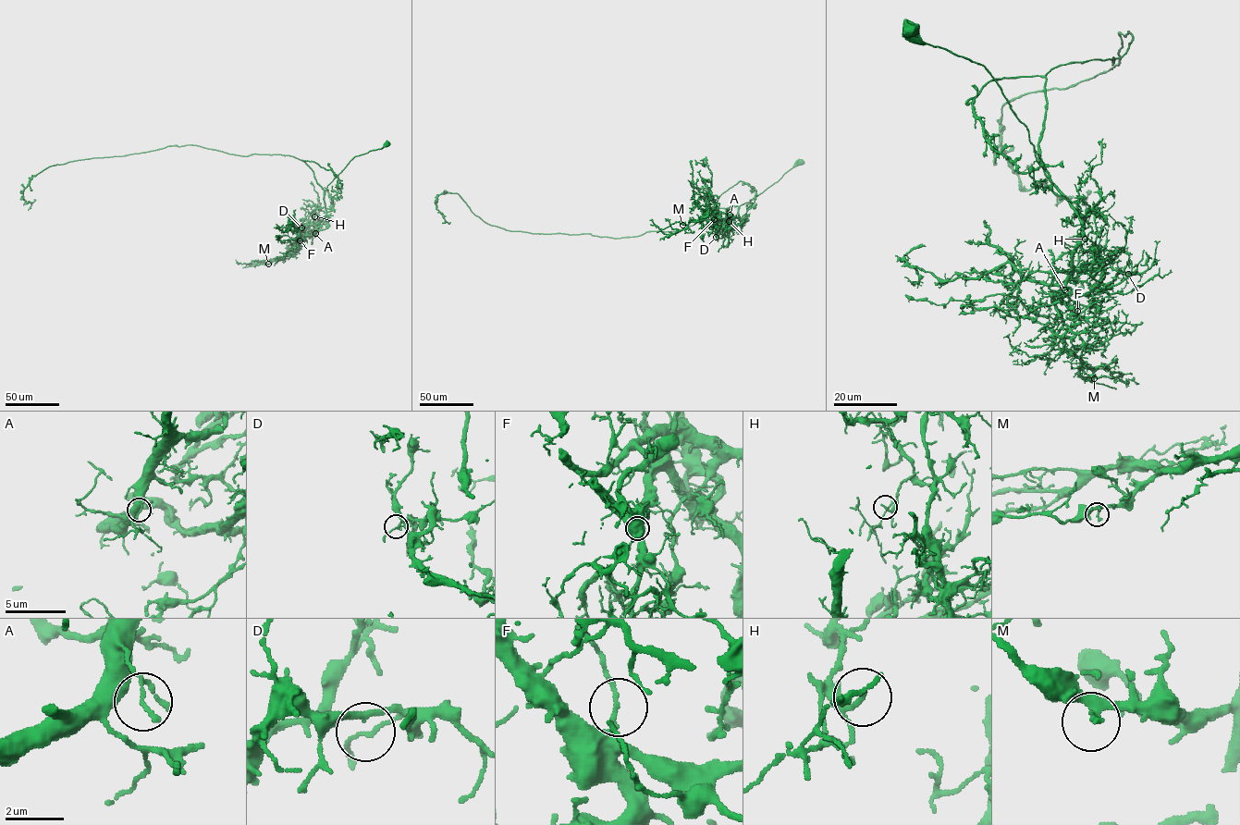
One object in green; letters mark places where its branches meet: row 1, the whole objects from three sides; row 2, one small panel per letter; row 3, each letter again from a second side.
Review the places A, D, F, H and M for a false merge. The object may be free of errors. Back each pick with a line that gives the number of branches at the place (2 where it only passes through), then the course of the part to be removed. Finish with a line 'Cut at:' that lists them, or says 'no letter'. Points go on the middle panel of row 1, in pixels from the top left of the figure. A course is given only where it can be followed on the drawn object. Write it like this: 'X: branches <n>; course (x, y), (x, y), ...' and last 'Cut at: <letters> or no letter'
F: branches 2; course (714, 219), (716, 214), (719, 216), (720, 215), (708, 195), (711, 172), (704, 159), (705, 166)
Cut at: F

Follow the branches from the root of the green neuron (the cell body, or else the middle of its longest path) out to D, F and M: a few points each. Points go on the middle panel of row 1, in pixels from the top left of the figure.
D: (801, 162), (762, 192), (741, 205), (740, 222), (733, 227), (726, 225), (716, 237)
F: (801, 162), (762, 192), (741, 205), (740, 220), (724, 213), (714, 219)
M: (801, 162), (762, 192), (741, 205), (740, 220), (715, 211), (682, 225)

